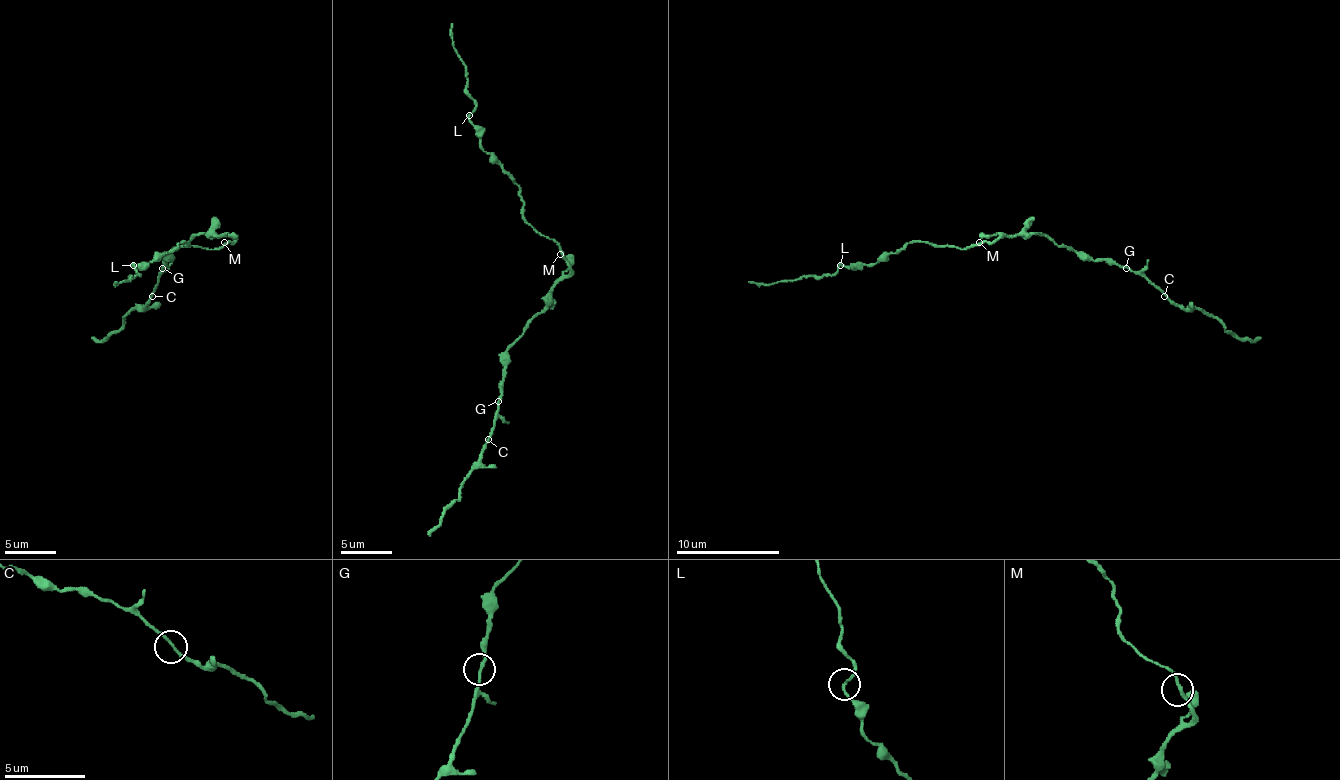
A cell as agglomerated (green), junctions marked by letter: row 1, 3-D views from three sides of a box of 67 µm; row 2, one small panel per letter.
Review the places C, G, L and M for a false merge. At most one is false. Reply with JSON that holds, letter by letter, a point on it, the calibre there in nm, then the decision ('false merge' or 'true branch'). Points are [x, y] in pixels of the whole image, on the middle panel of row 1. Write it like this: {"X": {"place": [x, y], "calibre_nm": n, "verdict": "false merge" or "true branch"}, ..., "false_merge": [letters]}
{"C": {"place": [488, 439], "calibre_nm": 160, "verdict": "true branch"}, "G": {"place": [498, 401], "calibre_nm": 170, "verdict": "true branch"}, "L": {"place": [469, 115], "calibre_nm": 160, "verdict": "true branch"}, "M": {"place": [560, 254], "calibre_nm": 180, "verdict": "true branch"}, "false_merge": []}

